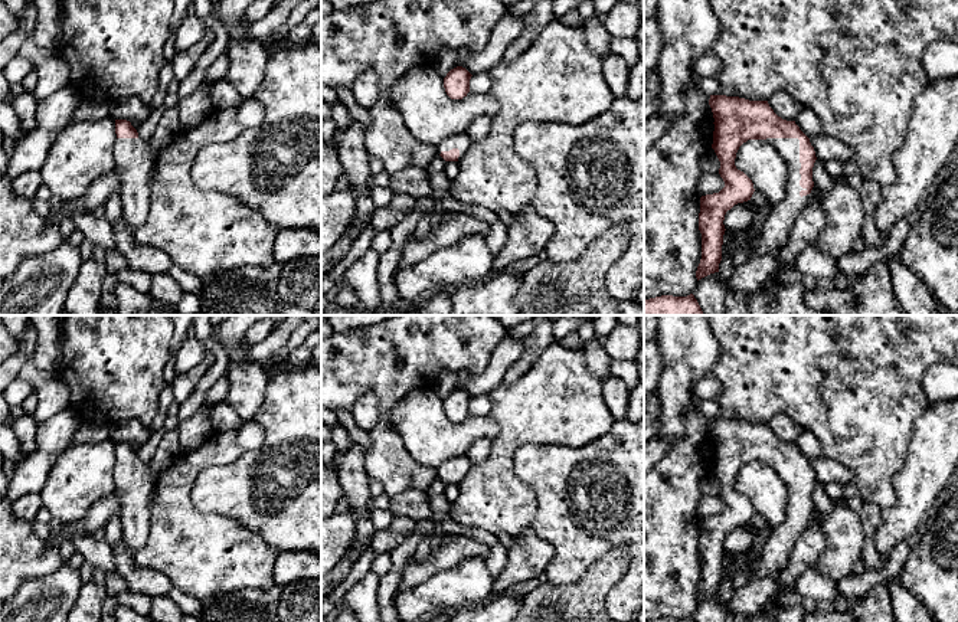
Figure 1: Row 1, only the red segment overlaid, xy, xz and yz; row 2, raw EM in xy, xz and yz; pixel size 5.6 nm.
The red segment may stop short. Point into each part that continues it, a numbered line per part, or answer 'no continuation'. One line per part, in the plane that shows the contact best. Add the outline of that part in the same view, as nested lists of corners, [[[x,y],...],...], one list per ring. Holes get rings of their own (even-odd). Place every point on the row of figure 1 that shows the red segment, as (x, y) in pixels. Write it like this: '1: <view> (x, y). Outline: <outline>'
1: yz (775, 232). Outline: [[[766,138],[766,141],[776,148],[779,156],[787,163],[788,183],[785,189],[785,197],[774,207],[774,210],[765,219],[759,238],[751,246],[749,253],[768,253],[768,252],[782,251],[789,240],[789,232],[795,219],[800,216],[800,213],[802,212],[802,209],[807,206],[810,200],[810,194],[802,197],[800,196],[801,190],[807,190],[800,186],[800,180],[801,180],[800,140],[798,138]]]

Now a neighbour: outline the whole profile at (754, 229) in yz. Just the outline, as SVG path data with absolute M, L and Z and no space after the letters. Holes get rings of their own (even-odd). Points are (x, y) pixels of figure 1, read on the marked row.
M765 202L764 206L761 206L755 213L753 213L753 217L751 220L751 225L743 229L743 230L735 230L735 232L730 232L730 230L725 230L725 235L723 235L723 242L728 239L728 238L735 238L735 236L740 236L740 235L749 235L749 236L758 236L762 230L762 226L765 223L765 219L769 216L769 213L774 210L774 207Z

